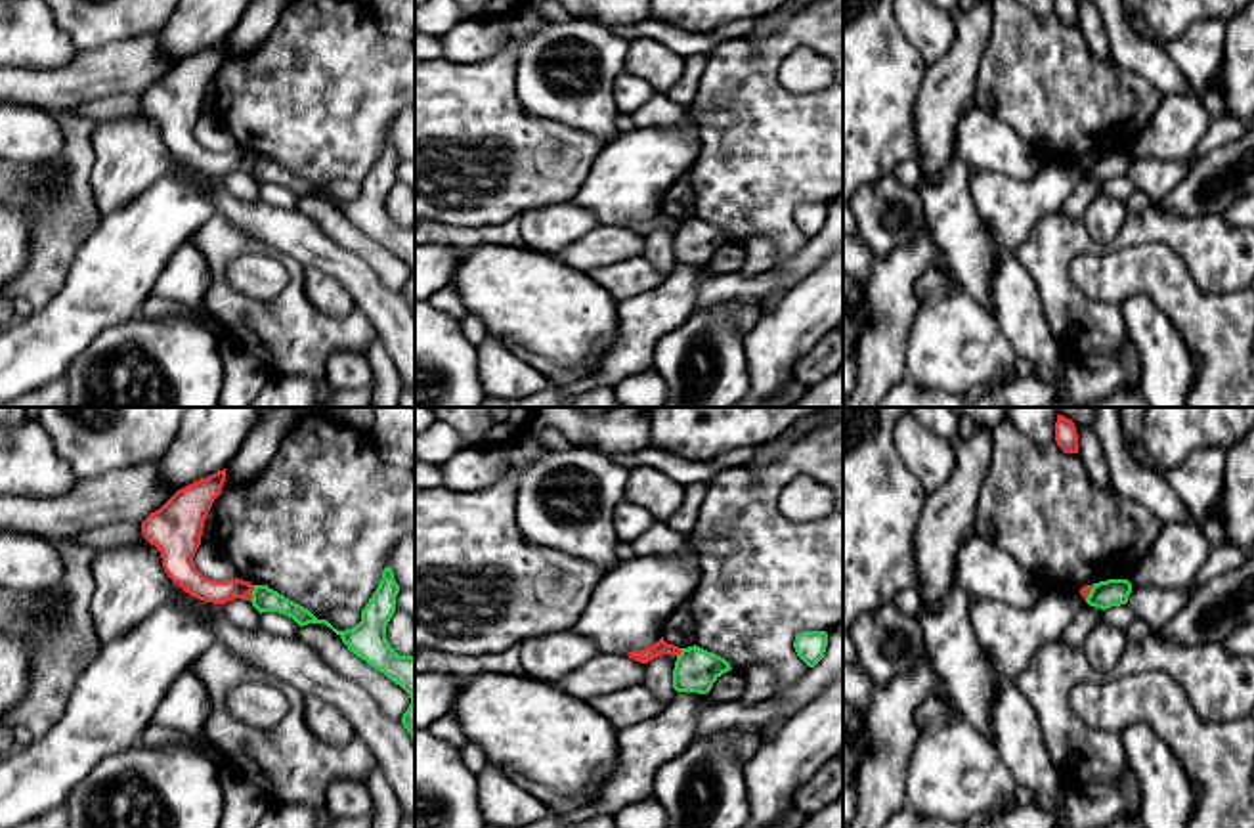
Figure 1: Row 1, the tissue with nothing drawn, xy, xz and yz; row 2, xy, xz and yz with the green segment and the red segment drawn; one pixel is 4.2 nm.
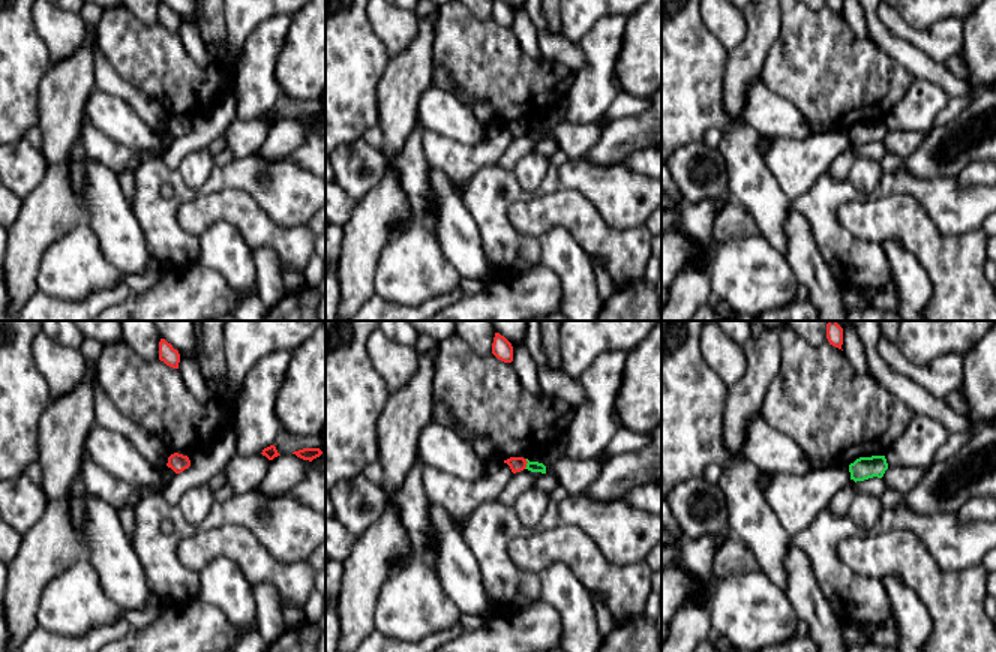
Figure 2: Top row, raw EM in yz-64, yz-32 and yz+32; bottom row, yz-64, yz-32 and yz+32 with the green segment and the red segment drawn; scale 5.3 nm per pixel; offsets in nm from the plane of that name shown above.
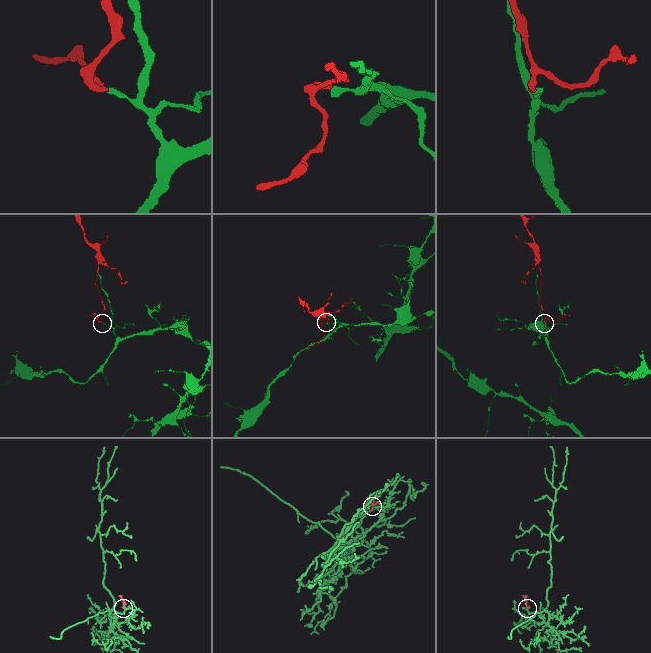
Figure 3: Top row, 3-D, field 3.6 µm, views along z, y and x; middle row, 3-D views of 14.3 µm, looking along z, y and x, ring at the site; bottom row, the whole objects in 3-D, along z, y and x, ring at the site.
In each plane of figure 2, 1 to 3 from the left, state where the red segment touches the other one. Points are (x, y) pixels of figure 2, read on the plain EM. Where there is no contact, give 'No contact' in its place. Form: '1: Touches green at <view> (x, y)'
1: No contact
2: Touches green at yz-32 (527, 128)
3: No contact

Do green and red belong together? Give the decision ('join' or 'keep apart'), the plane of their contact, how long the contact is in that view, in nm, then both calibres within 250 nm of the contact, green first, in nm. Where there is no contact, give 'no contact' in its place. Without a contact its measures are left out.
keep apart; meets green in xy; contact 70 nm long; 110 nm thick on the green side, 100 nm on the other

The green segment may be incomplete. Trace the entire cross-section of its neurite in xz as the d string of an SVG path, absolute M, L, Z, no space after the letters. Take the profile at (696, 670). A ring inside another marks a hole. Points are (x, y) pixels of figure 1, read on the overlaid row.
M700 646L682 648L673 669L673 688L677 692L707 694L713 683L726 671L730 664Z

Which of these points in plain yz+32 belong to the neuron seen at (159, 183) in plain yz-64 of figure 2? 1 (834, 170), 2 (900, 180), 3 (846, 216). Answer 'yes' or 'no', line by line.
1: no
2: yes
3: no

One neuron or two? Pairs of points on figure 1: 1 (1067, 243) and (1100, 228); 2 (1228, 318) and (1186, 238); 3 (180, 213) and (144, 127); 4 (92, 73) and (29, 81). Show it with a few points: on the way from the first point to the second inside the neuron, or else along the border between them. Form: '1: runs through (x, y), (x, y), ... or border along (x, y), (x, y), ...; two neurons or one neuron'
1: border along (1081, 220), (1088, 234), (1105, 247); two neurons
2: border along (1182, 262), (1203, 291), (1233, 291); two neurons
3: border along (167, 171), (130, 201); two neurons
4: runs through (77, 81), (44, 81); one neuron

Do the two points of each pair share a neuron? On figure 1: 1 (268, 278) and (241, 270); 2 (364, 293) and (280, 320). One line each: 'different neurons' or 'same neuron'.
1: same neuron
2: different neurons

